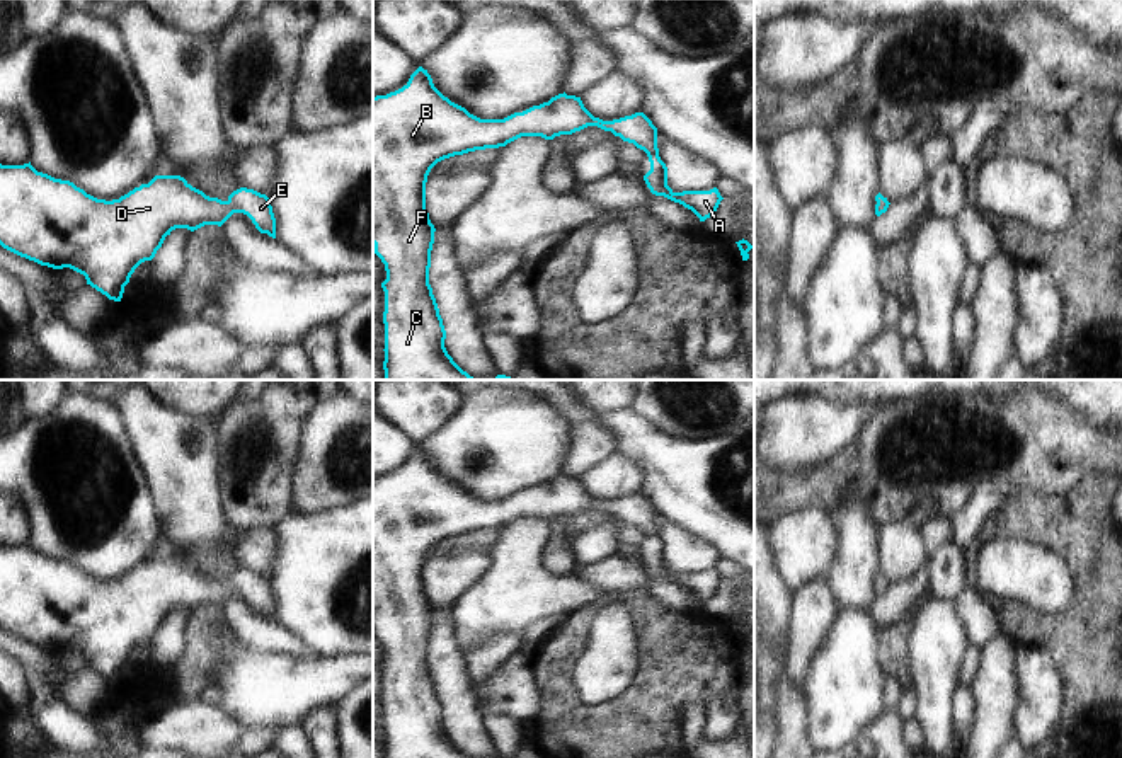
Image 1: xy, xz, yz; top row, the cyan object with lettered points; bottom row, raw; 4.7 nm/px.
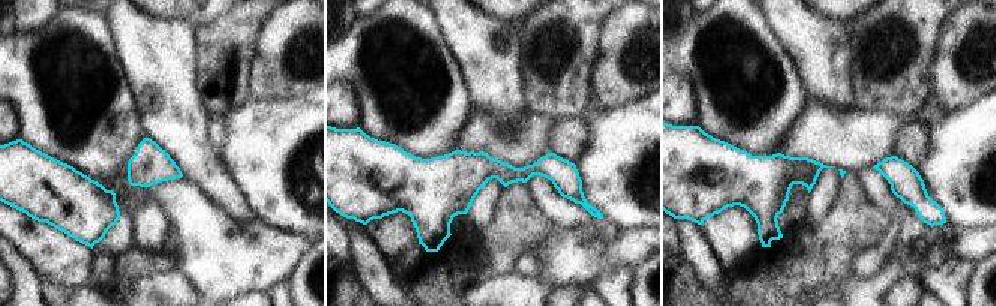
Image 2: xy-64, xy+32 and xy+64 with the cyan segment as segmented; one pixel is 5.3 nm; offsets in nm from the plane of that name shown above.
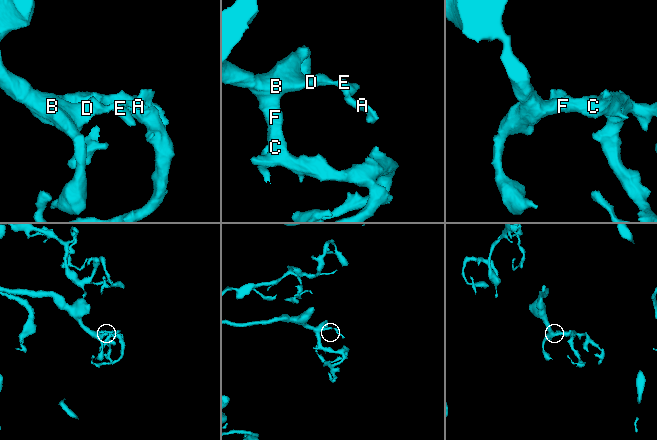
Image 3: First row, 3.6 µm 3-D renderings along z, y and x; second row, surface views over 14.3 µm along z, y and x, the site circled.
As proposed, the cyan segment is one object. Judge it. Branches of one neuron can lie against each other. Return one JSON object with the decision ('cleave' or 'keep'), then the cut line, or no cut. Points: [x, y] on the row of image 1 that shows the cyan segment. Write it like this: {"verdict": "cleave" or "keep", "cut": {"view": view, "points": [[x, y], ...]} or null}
{"verdict": "keep", "cut": null}

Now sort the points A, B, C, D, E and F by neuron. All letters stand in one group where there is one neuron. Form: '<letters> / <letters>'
A B C D E F

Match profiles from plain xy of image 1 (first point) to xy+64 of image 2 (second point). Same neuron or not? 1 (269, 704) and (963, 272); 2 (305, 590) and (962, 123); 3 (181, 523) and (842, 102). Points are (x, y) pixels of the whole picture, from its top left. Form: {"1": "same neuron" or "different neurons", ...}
{"1": "different neurons", "2": "same neuron", "3": "same neuron"}

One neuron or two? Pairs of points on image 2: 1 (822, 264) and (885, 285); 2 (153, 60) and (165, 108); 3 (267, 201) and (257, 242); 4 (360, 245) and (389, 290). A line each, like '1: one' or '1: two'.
1: two
2: one
3: two
4: one

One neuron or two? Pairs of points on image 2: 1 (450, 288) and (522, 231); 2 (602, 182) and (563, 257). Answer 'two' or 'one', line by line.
1: one
2: two

